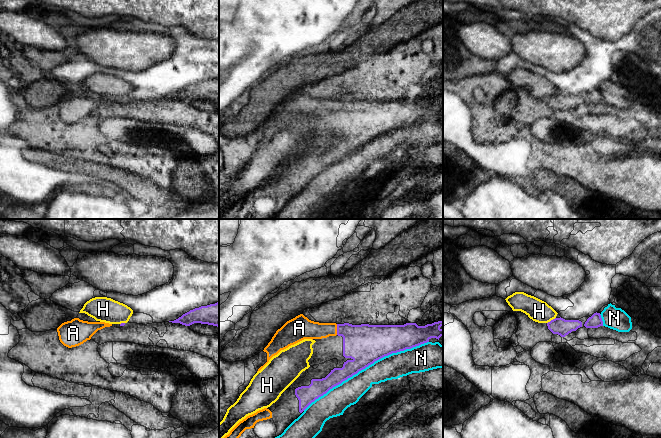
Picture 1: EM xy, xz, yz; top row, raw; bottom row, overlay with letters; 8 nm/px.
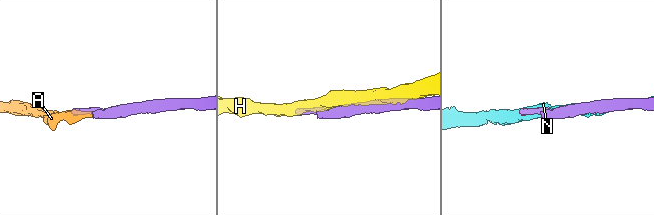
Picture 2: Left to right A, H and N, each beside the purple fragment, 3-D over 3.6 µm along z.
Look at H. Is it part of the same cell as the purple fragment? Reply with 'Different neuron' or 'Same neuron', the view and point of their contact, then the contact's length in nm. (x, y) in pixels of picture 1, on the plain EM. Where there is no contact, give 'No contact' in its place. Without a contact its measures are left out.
Different neuron. Touches purple at yz (551, 96). Shared border 90 nm

